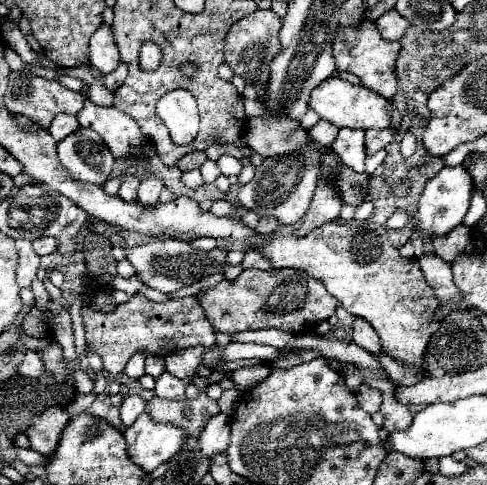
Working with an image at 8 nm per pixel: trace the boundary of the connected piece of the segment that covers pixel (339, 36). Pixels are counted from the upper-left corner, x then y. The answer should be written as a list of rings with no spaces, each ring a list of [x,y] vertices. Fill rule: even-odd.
[[[363,17],[357,27],[341,27],[333,37],[333,57],[337,71],[355,73],[363,85],[387,99],[391,99],[397,91],[397,77],[395,77],[395,61],[401,49],[401,41],[383,41],[375,21]]]

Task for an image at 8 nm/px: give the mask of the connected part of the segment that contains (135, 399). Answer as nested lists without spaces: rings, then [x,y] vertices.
[[[129,395],[129,397],[125,397],[125,401],[119,407],[119,411],[121,411],[121,423],[125,427],[129,427],[145,411],[145,401],[139,395]]]

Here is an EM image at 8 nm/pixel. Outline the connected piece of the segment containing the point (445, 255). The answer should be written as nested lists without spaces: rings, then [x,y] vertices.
[[[457,225],[447,237],[433,237],[435,255],[451,263],[459,253],[463,253],[469,241],[471,241],[471,229],[465,225]]]

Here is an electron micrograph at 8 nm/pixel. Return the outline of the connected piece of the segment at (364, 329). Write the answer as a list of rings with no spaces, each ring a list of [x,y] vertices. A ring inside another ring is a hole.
[[[355,319],[353,325],[353,343],[357,343],[361,349],[369,351],[371,355],[381,353],[381,341],[375,329],[365,321],[365,319]]]

